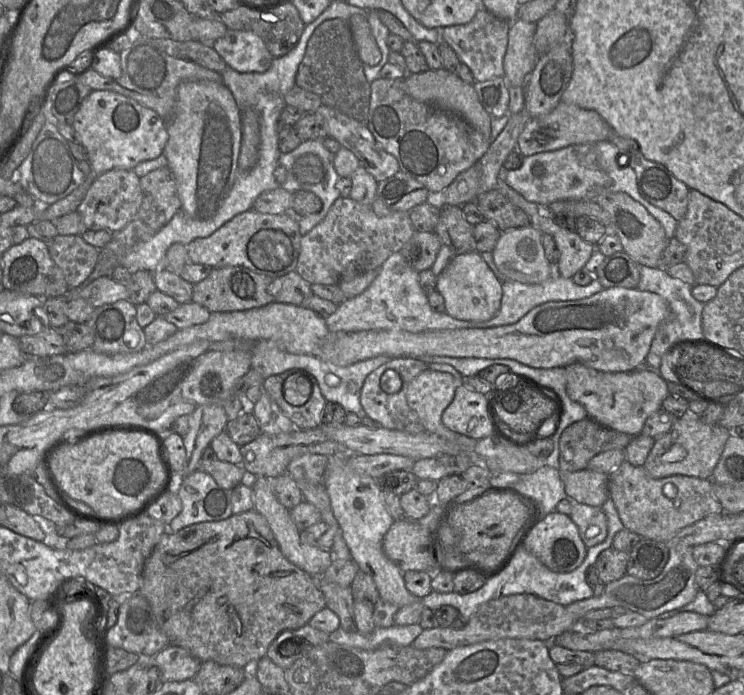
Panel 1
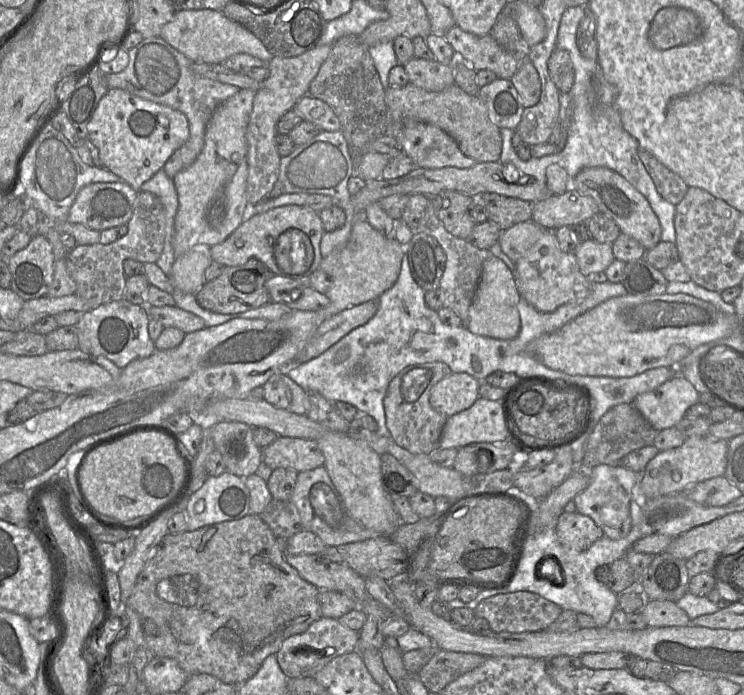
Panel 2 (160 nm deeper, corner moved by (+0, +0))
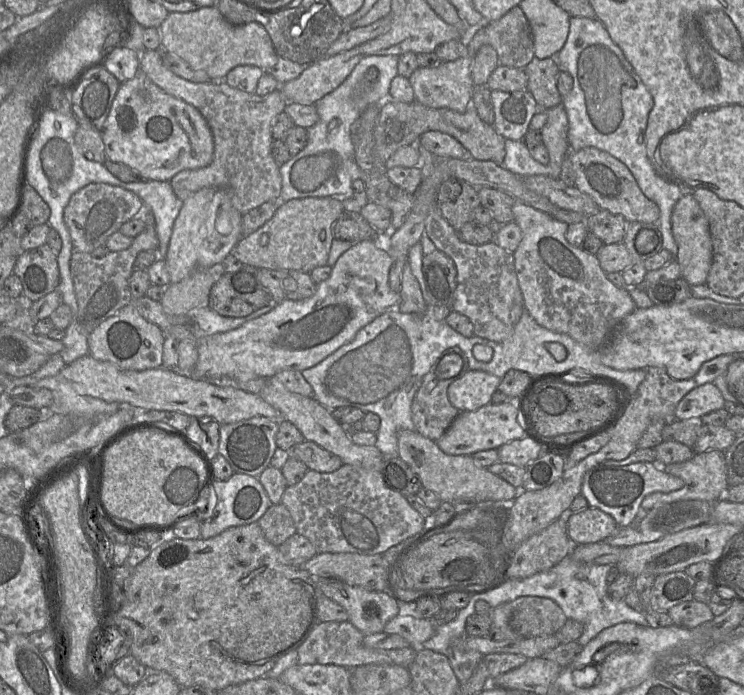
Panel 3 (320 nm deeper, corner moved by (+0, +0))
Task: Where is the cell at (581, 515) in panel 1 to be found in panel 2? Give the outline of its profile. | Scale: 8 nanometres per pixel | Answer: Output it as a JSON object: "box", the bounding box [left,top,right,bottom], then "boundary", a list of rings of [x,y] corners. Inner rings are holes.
{"box":[573,465,638,540],"boundary":[[[618,465],[595,466],[591,469],[588,486],[573,499],[576,512],[592,518],[601,528],[604,536],[612,540],[625,537],[631,529],[630,503],[632,490],[638,479],[638,473]]]}

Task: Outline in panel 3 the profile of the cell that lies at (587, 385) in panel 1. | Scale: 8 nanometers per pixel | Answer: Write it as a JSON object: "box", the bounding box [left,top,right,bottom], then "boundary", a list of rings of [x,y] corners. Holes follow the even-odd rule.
{"box":[675,383,725,420],"boundary":[[[712,383],[698,386],[687,393],[675,410],[676,420],[698,420],[705,414],[723,409],[725,399]]]}

